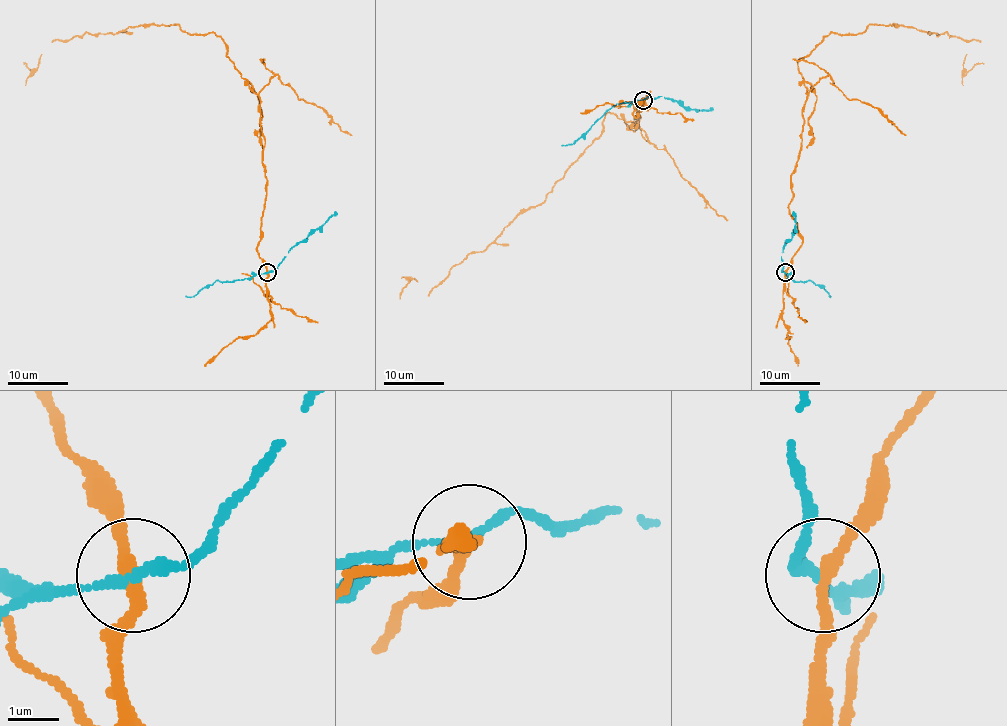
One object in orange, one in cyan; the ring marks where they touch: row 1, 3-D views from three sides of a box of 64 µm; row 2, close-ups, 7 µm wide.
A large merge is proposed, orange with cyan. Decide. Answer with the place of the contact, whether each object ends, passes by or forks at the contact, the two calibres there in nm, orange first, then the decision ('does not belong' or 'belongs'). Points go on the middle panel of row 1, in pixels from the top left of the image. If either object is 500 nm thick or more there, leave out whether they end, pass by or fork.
(643, 100) | orange passes by | cyan passes by | 240/160 nm | does not belong

